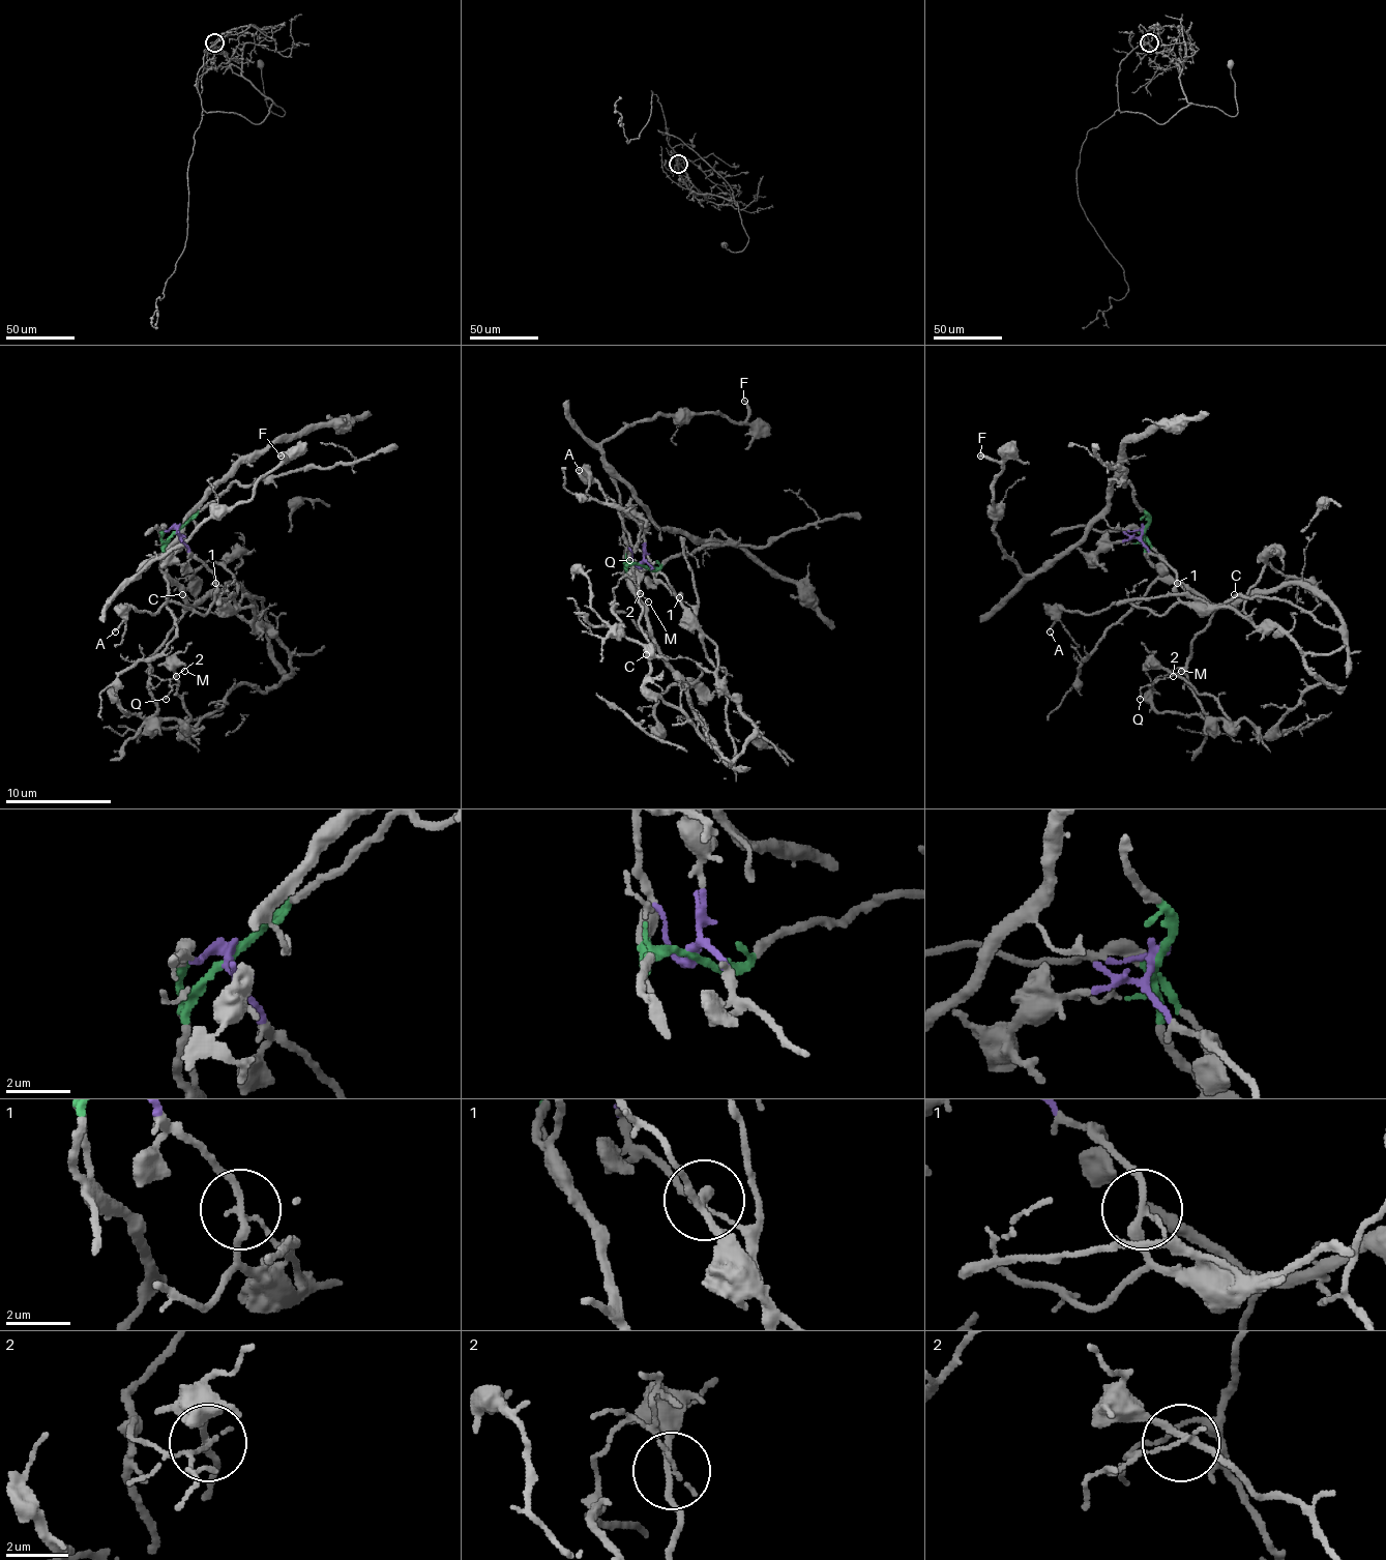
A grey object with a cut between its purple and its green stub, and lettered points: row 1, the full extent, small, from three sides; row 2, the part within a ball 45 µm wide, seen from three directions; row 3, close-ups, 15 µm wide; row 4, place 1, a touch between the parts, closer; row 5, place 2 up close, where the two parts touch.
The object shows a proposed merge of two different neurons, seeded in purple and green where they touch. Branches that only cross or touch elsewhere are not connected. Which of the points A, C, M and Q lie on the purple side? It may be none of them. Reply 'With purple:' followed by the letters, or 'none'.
With purple: A

